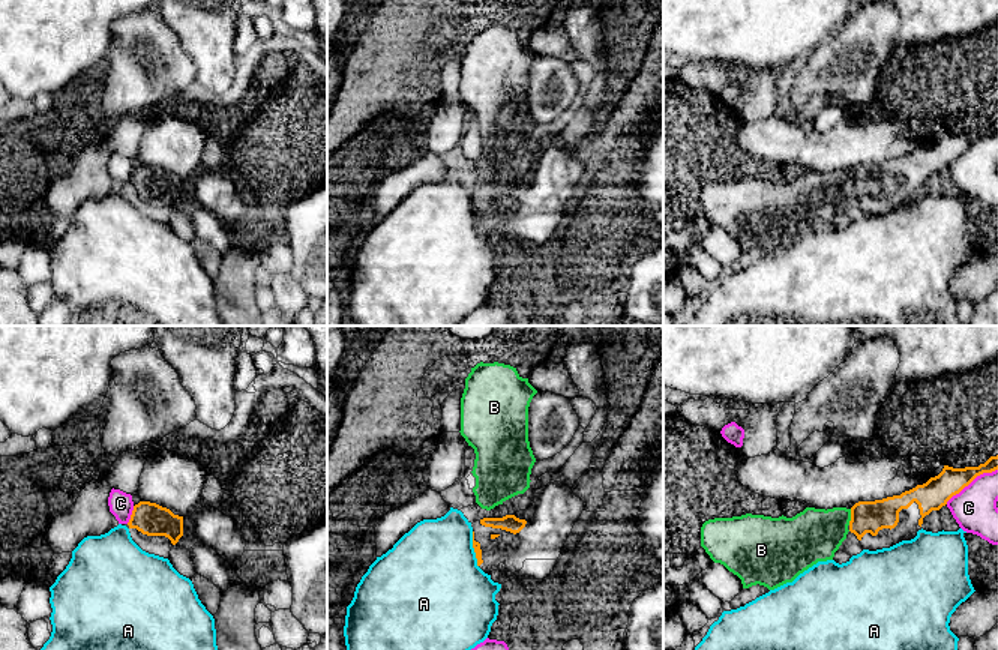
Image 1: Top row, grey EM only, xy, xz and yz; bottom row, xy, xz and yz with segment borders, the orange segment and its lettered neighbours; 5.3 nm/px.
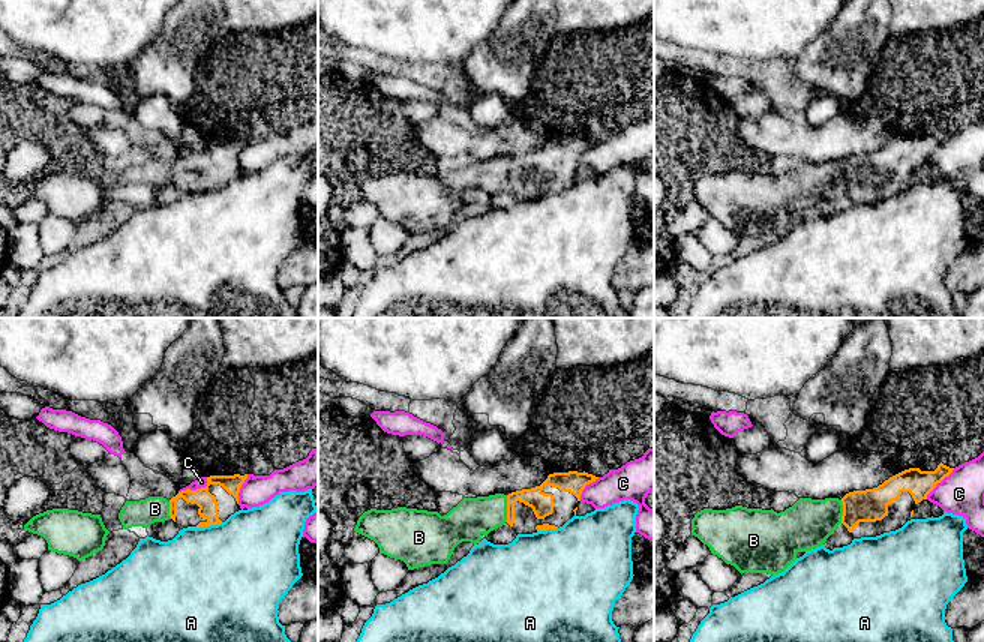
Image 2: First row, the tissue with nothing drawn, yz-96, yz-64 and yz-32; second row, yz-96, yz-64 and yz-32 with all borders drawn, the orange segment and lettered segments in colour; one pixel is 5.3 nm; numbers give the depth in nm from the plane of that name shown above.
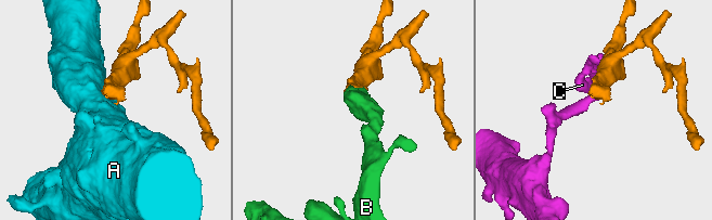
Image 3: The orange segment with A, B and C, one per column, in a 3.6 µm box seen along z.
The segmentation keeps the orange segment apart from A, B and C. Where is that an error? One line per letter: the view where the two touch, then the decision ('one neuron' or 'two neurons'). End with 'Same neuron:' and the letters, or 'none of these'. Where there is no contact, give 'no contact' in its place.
A: xz | two neurons
B: yz | one neuron
C: yz | two neurons
Same neuron: B

